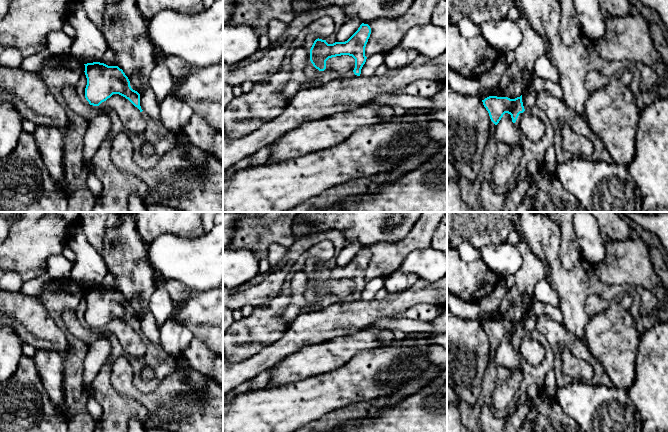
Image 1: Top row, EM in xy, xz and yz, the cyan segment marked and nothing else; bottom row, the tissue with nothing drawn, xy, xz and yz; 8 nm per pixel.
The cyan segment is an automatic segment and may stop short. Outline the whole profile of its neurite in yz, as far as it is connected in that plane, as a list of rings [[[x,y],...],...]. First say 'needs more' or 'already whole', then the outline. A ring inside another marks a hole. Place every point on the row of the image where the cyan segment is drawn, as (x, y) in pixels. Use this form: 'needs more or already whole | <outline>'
needs more | [[[522,95],[515,99],[508,97],[489,96],[482,100],[484,107],[489,113],[491,121],[497,125],[503,115],[508,113],[511,115],[515,129],[519,131],[519,123],[522,113],[525,111]]]

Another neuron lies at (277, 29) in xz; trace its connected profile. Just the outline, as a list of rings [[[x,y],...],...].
[[[272,20],[269,25],[268,37],[271,43],[274,43],[281,39],[286,31],[287,24],[279,21],[279,20]]]

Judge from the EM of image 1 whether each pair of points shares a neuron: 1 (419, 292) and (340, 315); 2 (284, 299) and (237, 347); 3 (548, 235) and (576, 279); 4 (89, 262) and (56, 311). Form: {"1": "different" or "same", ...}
{"1": "same", "2": "same", "3": "same", "4": "different"}

